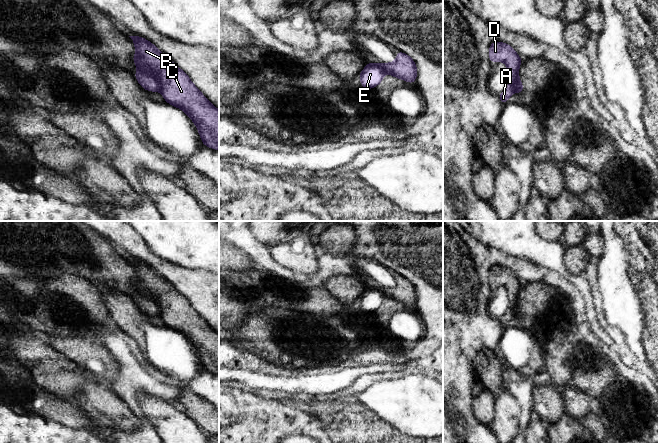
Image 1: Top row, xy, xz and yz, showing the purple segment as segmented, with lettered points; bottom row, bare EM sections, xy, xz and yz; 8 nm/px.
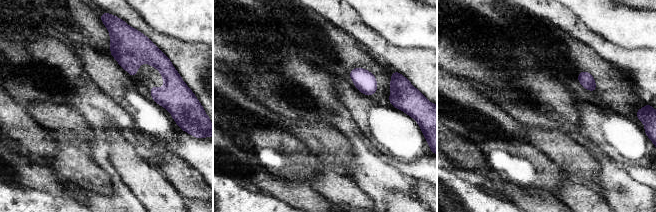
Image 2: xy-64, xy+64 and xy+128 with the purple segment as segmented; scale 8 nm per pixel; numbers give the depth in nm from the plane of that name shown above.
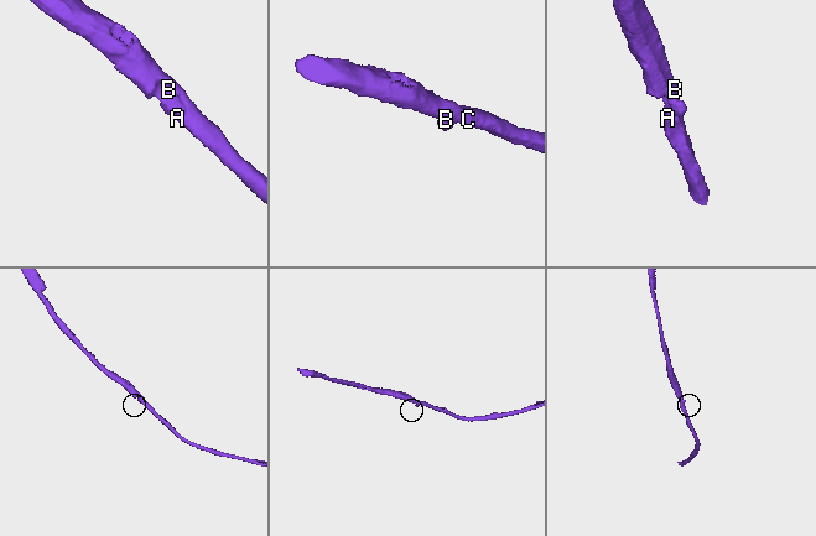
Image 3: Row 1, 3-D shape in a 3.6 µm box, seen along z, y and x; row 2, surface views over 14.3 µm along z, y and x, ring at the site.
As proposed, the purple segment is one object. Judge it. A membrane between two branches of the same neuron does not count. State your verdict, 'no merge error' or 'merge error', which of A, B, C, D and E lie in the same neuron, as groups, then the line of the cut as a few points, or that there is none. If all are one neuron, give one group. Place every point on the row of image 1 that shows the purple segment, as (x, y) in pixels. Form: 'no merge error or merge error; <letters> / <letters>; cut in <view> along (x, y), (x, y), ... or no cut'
merge error; A B C D / E; cut in xy along (138, 70), (148, 70), (152, 73), (159, 84), (160, 90)

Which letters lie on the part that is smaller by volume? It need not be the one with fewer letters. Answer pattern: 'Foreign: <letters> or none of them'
Foreign: E

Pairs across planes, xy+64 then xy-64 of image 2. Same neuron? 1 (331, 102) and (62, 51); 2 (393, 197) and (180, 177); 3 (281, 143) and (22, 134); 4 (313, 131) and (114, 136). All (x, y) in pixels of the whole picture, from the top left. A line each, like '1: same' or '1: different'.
1: same
2: different
3: same
4: different

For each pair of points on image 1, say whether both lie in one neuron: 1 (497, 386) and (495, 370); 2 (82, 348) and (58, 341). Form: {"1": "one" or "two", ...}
{"1": "one", "2": "one"}

